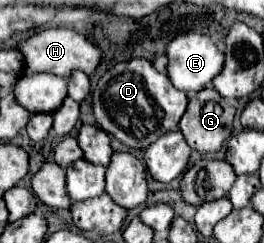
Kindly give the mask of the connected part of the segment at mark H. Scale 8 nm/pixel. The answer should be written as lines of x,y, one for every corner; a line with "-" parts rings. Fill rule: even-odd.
48,28
32,34
26,40
20,40
16,50
24,56
24,64
28,72
52,72
56,76
70,76
70,70
82,70
88,76
96,70
100,62
100,50
88,42
84,36
76,34
68,28

